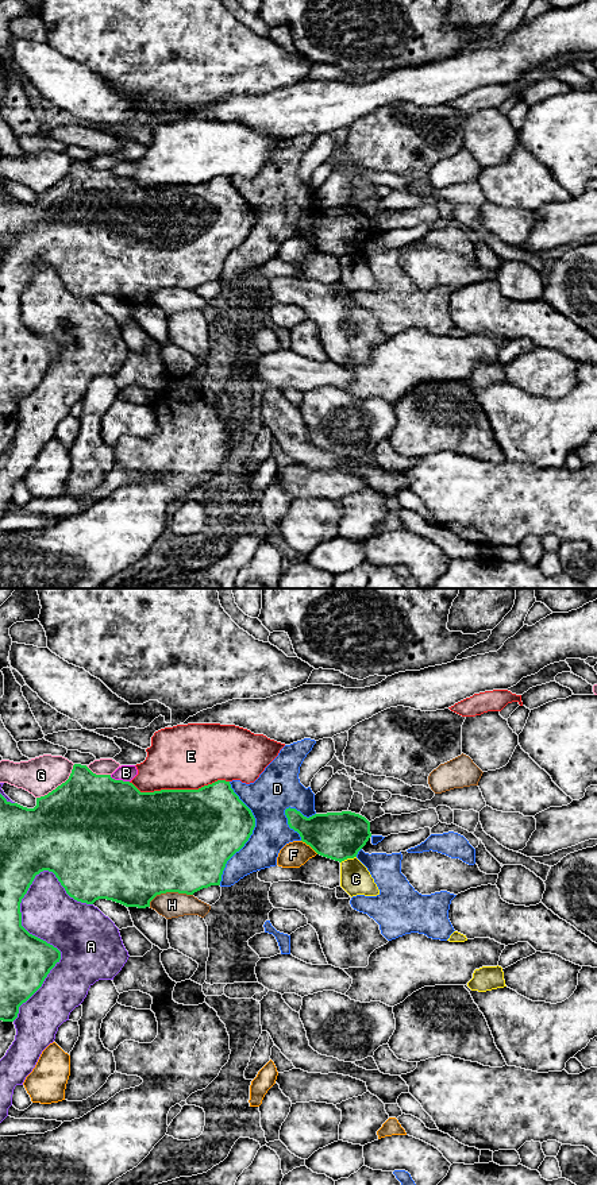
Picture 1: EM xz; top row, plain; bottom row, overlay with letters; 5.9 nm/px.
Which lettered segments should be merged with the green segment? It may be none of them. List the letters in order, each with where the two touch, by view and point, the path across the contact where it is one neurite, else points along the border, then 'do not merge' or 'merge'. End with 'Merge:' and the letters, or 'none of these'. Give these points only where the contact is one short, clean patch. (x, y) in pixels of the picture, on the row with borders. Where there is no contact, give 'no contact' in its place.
A: xz (45, 941) | do not merge
B: xz (119, 780) | do not merge
C: xz (347, 857) | along xz (355, 856), (347, 857), (341, 863) | do not merge
D: xz (251, 833) | do not merge
E: xz (178, 790) | do not merge
F: xz (309, 845) | along xz (301, 840), (318, 853) | do not merge
G: xz (58, 786) | do not merge
H: xz (169, 891) | do not merge
Merge: none of these

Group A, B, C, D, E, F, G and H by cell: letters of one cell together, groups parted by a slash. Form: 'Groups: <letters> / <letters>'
Groups: A / B / C / D / E / F / G / H

